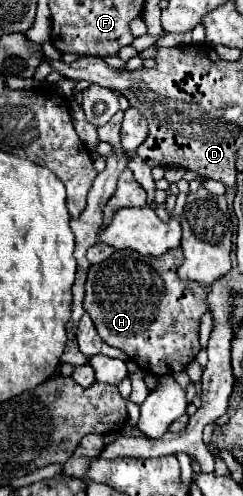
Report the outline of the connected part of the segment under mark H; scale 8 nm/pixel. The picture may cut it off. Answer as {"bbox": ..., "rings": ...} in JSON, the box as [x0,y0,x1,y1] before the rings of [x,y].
{"bbox":[84,248,208,376],"rings":[[[180,248],[162,256],[140,256],[132,250],[116,250],[102,264],[88,270],[84,310],[90,314],[100,338],[130,356],[146,374],[166,376],[182,372],[200,352],[200,316],[208,310],[206,290],[196,282],[184,282],[176,270],[184,262]]]}

